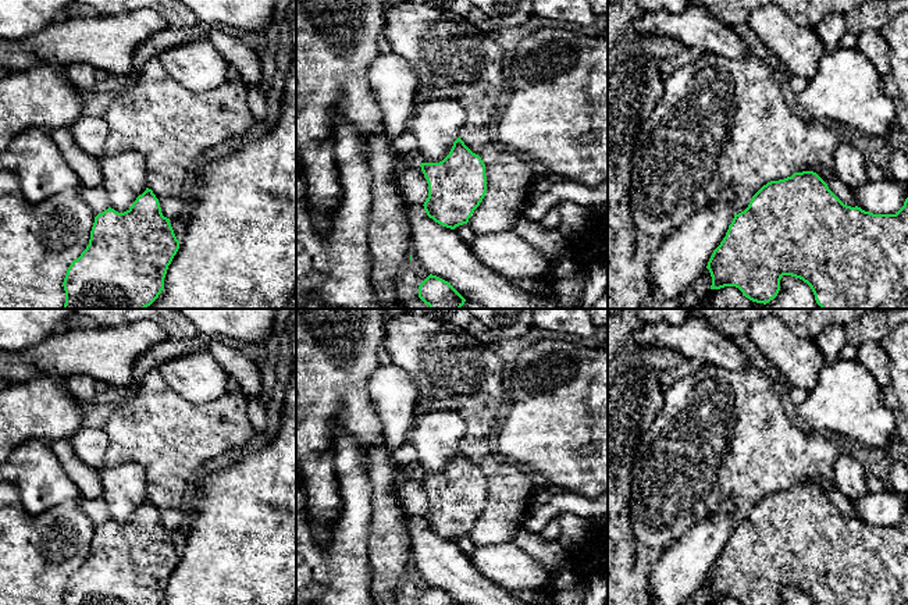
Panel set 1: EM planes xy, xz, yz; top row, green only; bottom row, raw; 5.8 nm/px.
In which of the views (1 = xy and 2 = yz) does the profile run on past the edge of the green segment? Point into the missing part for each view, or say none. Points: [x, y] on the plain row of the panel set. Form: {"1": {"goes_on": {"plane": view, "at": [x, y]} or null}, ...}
{"1": {"goes_on": null}, "2": {"goes_on": null}}

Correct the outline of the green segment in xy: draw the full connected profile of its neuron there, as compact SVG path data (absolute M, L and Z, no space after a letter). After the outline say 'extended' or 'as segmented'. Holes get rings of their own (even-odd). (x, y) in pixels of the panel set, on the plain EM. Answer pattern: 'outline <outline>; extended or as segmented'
outline M146 499L127 523L118 524L108 519L95 529L89 556L68 579L63 594L64 602L65 605L161 605L168 577L178 560L179 552L170 530L163 527L153 502Z; as segmented

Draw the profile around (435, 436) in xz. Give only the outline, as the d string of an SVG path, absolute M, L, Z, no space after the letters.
M452 410L419 413L409 438L419 453L419 476L442 473L460 448L464 434L464 419Z

